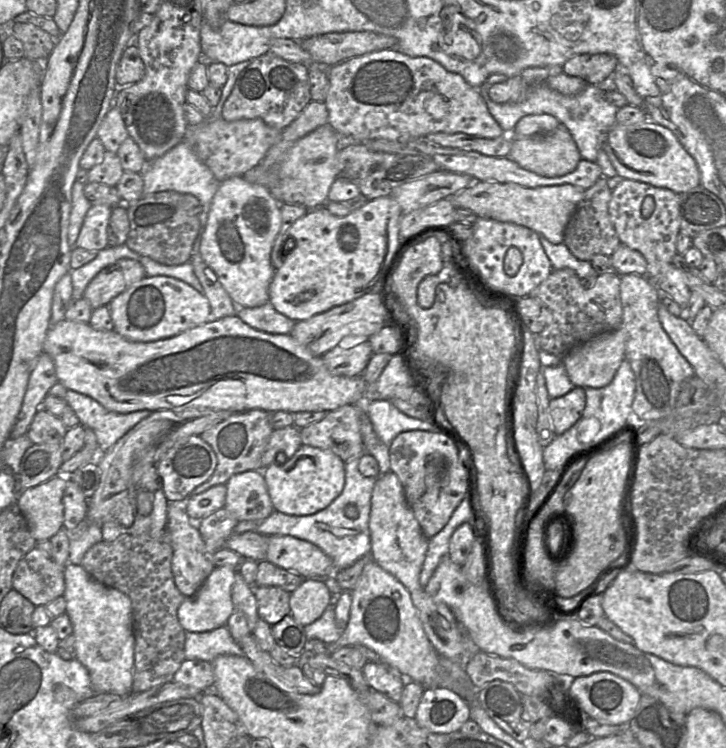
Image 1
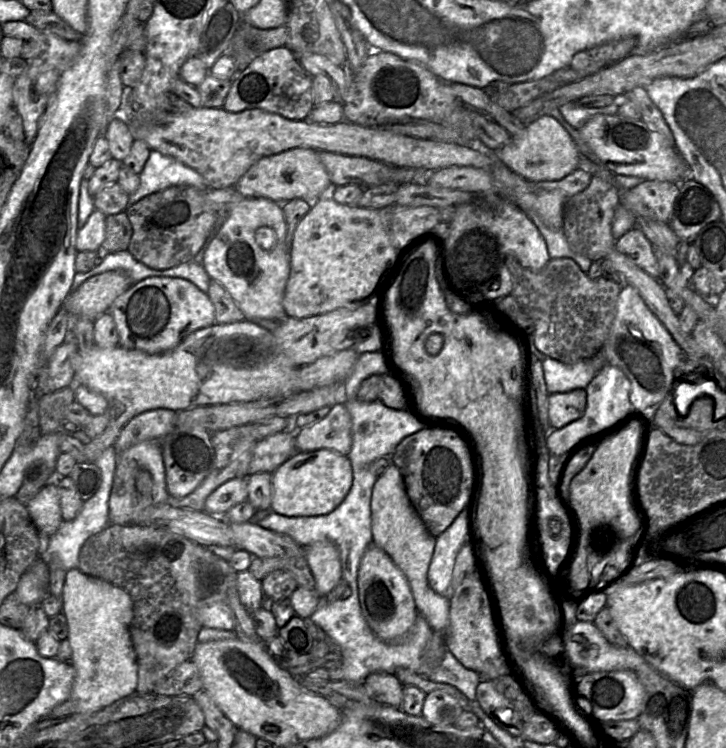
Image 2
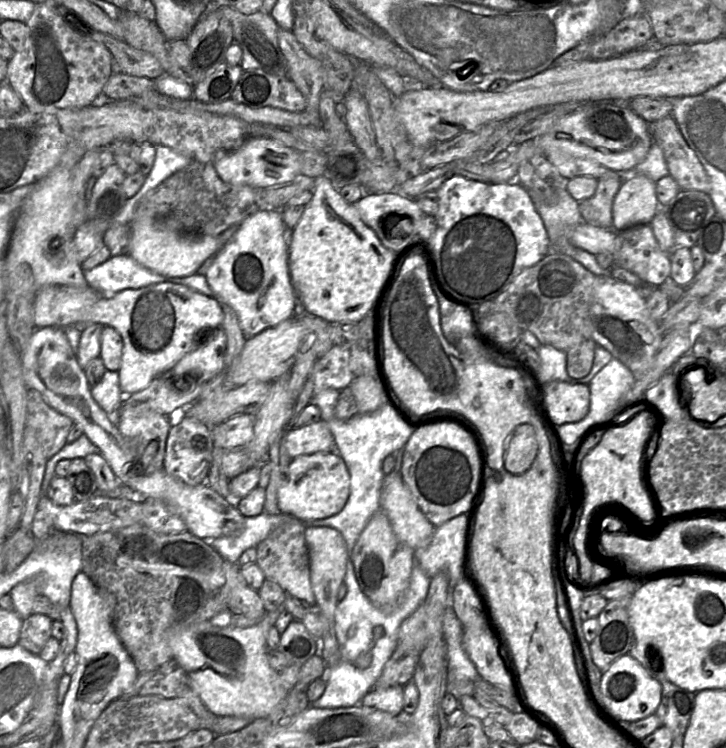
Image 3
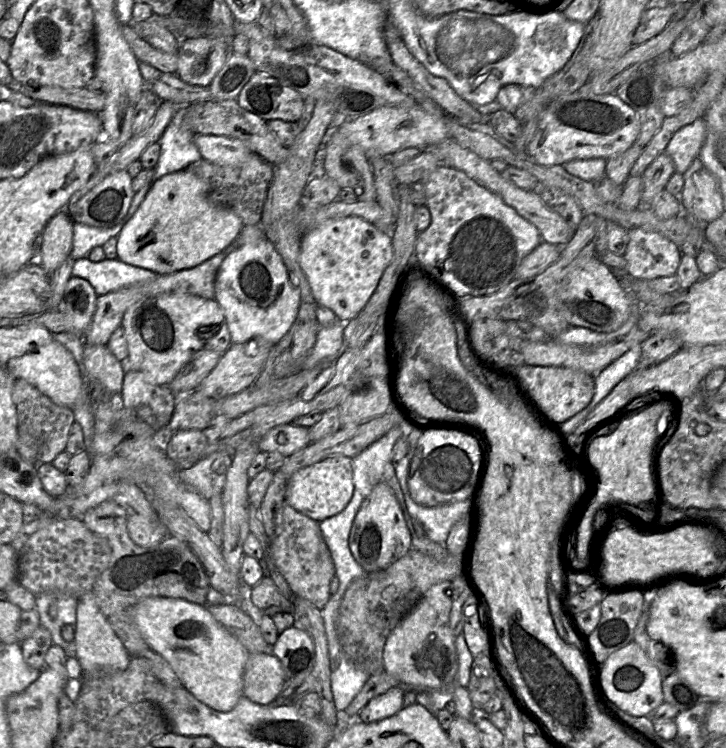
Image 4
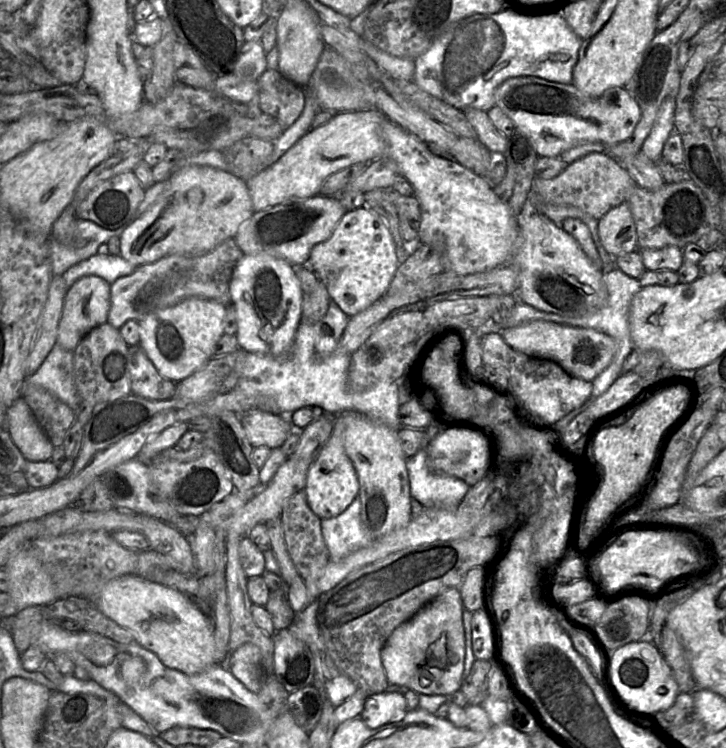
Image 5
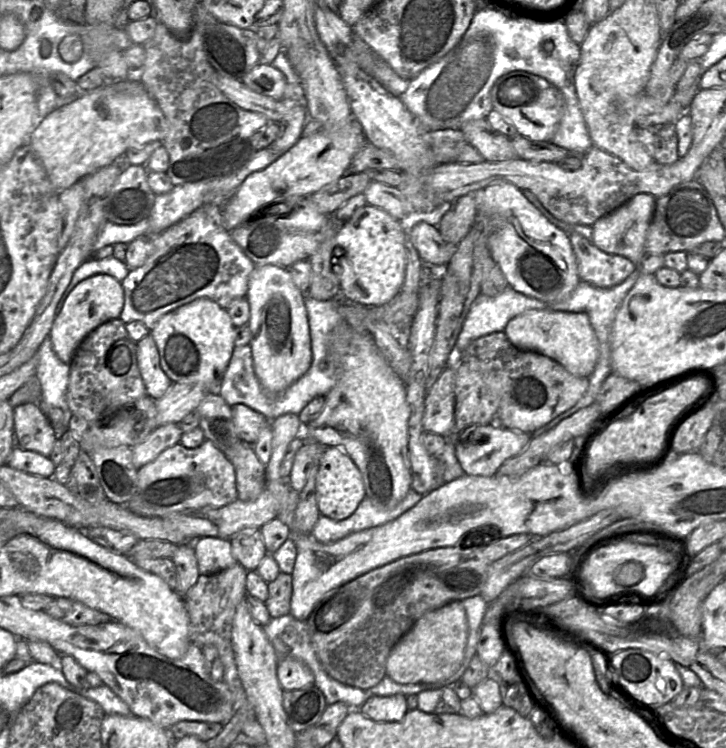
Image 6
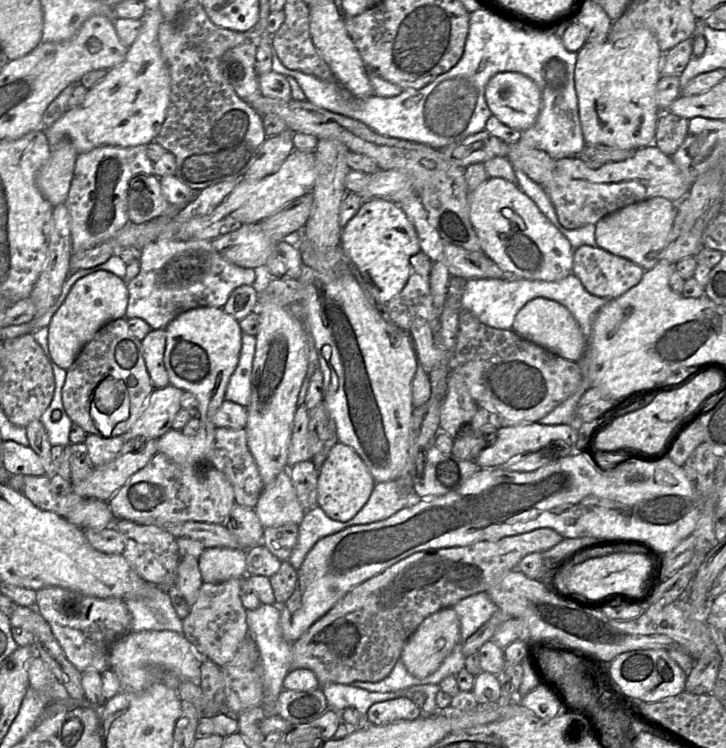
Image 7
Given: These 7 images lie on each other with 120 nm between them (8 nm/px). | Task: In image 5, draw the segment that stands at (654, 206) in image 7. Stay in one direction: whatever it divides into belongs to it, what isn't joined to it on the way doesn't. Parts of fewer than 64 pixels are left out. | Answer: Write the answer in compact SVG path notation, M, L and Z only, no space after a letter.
M626 202L610 209L599 220L598 235L604 249L613 257L637 250L636 226Z

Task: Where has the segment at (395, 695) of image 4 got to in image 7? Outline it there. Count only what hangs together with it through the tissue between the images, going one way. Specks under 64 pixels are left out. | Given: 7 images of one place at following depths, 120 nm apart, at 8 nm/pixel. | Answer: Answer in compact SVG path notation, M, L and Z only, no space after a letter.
M397 697L373 704L366 720L372 725L383 725L399 720L412 720L421 716L422 709L407 697Z

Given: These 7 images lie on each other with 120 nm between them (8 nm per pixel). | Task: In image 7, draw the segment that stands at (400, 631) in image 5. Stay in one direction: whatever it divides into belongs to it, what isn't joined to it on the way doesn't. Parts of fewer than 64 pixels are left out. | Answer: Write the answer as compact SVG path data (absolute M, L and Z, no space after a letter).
M452 607L443 608L426 617L405 643L400 659L407 671L417 678L433 673L460 640L460 620Z

